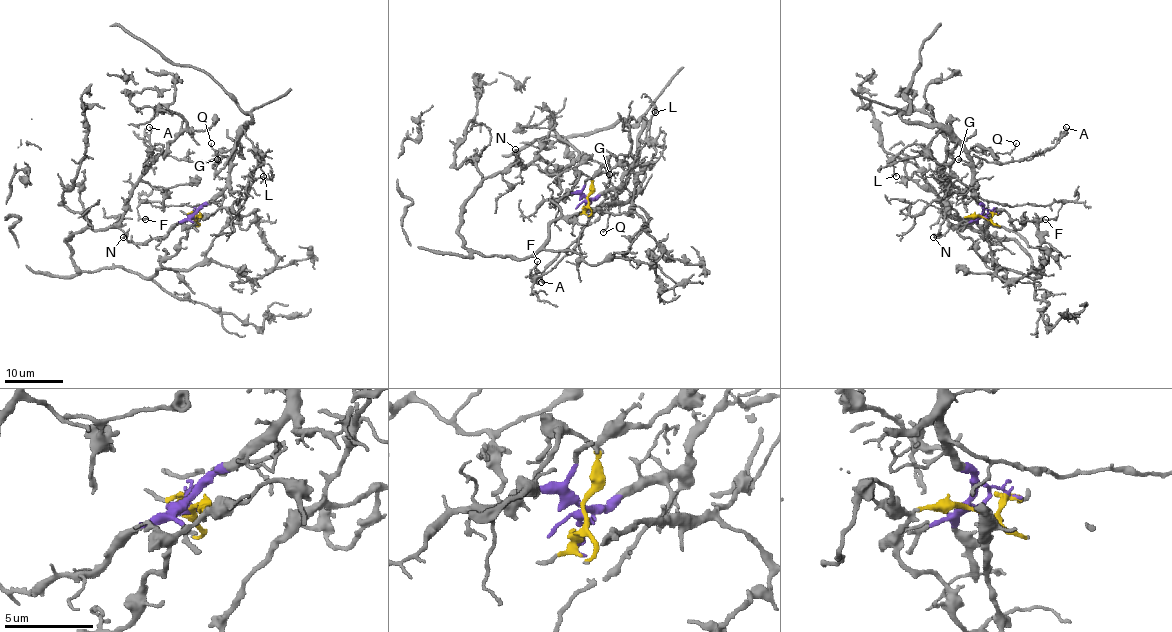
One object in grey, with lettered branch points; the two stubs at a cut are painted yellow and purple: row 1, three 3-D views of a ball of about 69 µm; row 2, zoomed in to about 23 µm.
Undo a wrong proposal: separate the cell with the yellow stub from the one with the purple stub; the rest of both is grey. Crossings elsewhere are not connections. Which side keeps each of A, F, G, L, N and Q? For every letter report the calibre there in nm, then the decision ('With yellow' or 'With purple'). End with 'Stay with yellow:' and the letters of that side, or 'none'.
A: Thickness 280 nm. With purple
F: Thickness 130 nm. With purple
G: Thickness 140 nm. With purple
L: Thickness 180 nm. With purple
N: Thickness 170 nm. With yellow
Q: Thickness 100 nm. With purple
Stay with yellow: N

